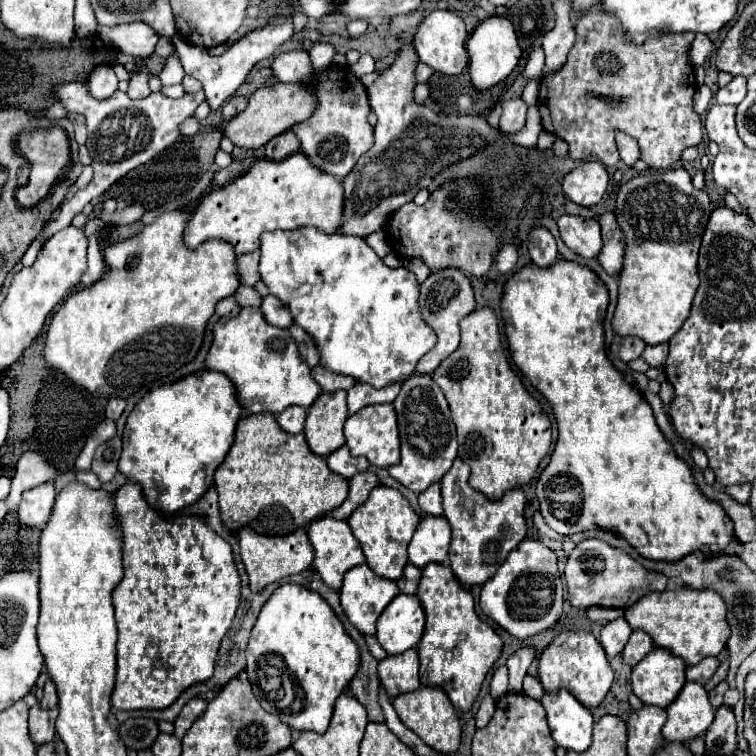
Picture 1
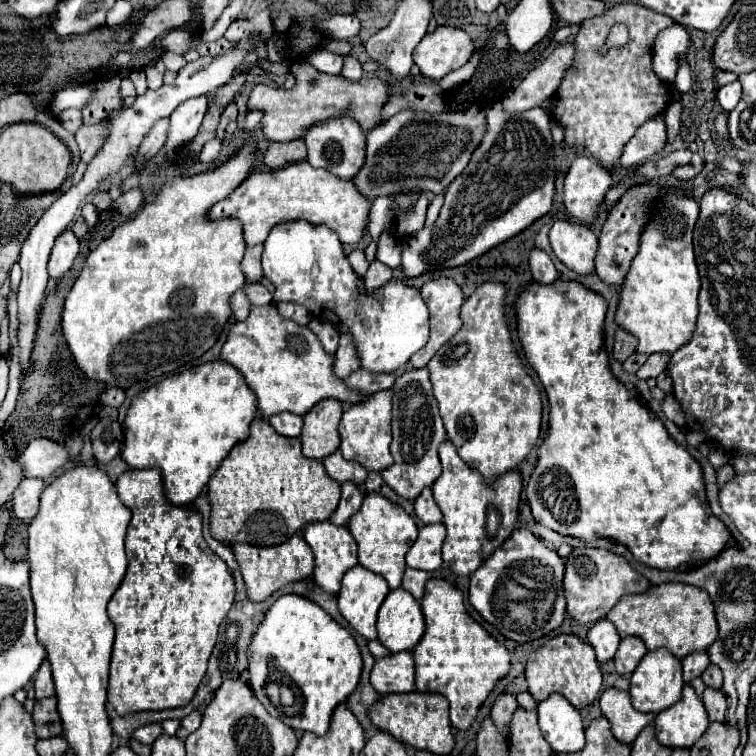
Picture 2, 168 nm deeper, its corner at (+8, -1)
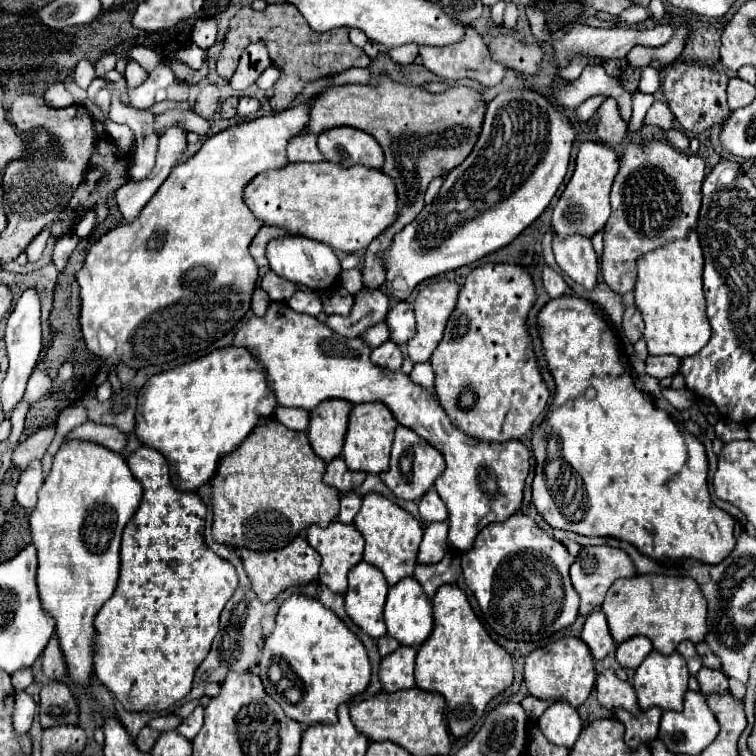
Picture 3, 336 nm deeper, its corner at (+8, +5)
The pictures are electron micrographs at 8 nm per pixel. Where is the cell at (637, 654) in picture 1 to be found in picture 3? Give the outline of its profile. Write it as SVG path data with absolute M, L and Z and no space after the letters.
M634 636L616 646L616 660L622 668L640 666L642 658L652 652L652 642L644 636Z

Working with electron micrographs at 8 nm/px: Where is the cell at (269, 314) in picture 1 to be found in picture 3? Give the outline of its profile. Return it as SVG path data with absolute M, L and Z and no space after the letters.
M296 290L294 296L288 300L288 306L296 312L304 312L314 318L322 312L322 300L318 298L318 294L304 292L304 290Z

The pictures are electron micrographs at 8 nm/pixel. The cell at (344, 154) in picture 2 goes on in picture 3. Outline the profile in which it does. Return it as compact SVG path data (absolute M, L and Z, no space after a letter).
M352 126L324 130L318 136L318 148L324 154L326 162L334 162L344 168L362 164L380 170L384 164L380 144L370 134L356 130Z

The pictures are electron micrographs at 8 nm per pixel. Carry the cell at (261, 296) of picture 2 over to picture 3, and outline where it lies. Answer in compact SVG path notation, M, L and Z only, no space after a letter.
M272 270L266 272L266 276L262 278L260 286L266 290L266 294L268 294L272 300L280 300L280 302L282 302L282 300L286 302L286 300L296 292L296 284L280 278L280 276L274 274Z

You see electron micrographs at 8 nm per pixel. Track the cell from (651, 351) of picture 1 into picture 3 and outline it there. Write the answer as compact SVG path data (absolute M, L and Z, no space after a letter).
M648 356L646 358L646 374L662 380L670 374L676 374L680 366L680 358L676 356Z

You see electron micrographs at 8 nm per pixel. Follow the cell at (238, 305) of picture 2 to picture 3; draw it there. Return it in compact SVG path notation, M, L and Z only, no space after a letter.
M260 286L254 288L254 296L252 296L252 312L254 314L264 314L264 310L268 308L268 294L264 294L264 290Z

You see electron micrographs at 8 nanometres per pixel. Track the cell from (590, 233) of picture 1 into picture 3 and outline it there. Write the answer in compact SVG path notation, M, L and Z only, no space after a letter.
M570 234L566 238L554 236L552 240L556 264L568 274L574 282L584 288L594 288L598 282L598 256L594 252L592 240L582 234Z

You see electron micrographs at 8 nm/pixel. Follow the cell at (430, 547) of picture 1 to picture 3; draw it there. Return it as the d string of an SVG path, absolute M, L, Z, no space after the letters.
M432 522L424 530L424 538L418 550L420 564L436 564L448 550L448 522Z

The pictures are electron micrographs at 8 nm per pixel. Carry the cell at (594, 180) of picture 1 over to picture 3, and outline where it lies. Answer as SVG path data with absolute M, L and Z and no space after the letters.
M584 142L576 156L576 166L570 182L566 184L554 212L552 212L552 228L558 236L568 236L574 232L594 236L610 216L610 188L618 174L618 154L598 142Z

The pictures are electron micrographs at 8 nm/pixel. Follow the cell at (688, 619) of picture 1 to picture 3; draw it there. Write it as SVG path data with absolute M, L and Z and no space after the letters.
M634 576L616 580L606 594L604 614L616 642L624 642L632 636L646 636L652 640L654 650L666 656L672 654L680 642L690 640L698 644L704 642L708 634L706 600L696 580L688 576Z

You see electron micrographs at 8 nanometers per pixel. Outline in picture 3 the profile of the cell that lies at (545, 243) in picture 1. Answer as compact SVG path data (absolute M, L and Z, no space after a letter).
M548 264L542 270L542 282L544 282L544 288L550 294L550 298L558 298L558 296L568 292L568 286L566 286L564 278L552 266L548 266Z

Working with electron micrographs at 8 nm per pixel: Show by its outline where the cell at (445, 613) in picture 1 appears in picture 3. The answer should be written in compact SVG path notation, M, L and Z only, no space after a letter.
M444 584L432 598L434 628L416 656L416 686L426 692L440 692L448 704L448 730L460 738L466 736L482 718L486 704L506 690L514 680L512 658L508 650L496 644L474 610L466 594L454 586Z

